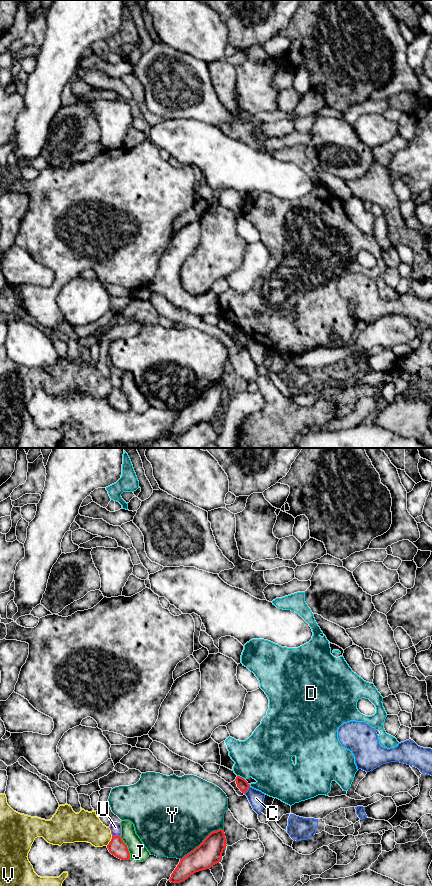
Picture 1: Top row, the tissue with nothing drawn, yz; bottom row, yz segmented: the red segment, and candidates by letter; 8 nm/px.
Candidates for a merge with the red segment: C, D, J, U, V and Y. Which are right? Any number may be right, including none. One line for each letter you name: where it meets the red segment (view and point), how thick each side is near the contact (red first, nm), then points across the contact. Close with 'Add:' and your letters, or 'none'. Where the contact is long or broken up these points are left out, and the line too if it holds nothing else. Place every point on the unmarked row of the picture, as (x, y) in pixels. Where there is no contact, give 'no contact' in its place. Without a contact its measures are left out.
Add: none

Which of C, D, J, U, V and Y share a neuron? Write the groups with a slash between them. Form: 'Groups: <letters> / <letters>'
Groups: C / D / J / U / V / Y

